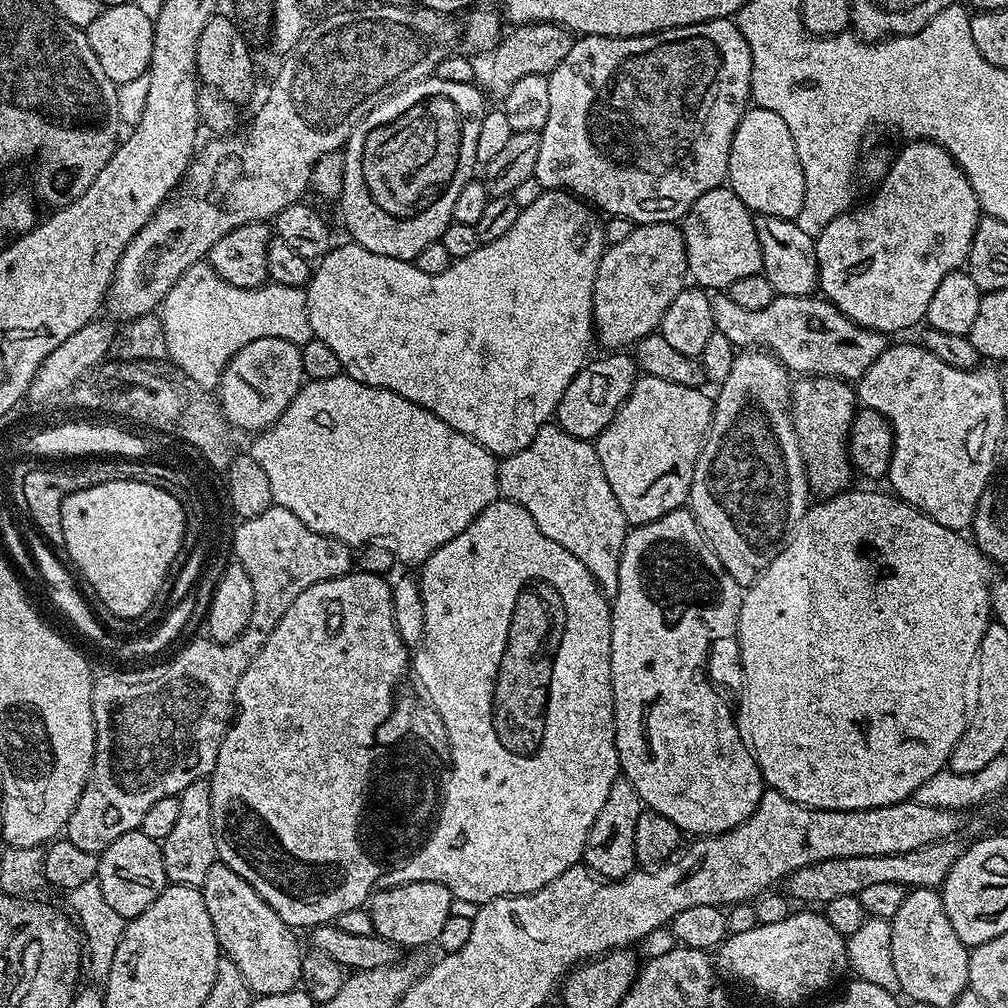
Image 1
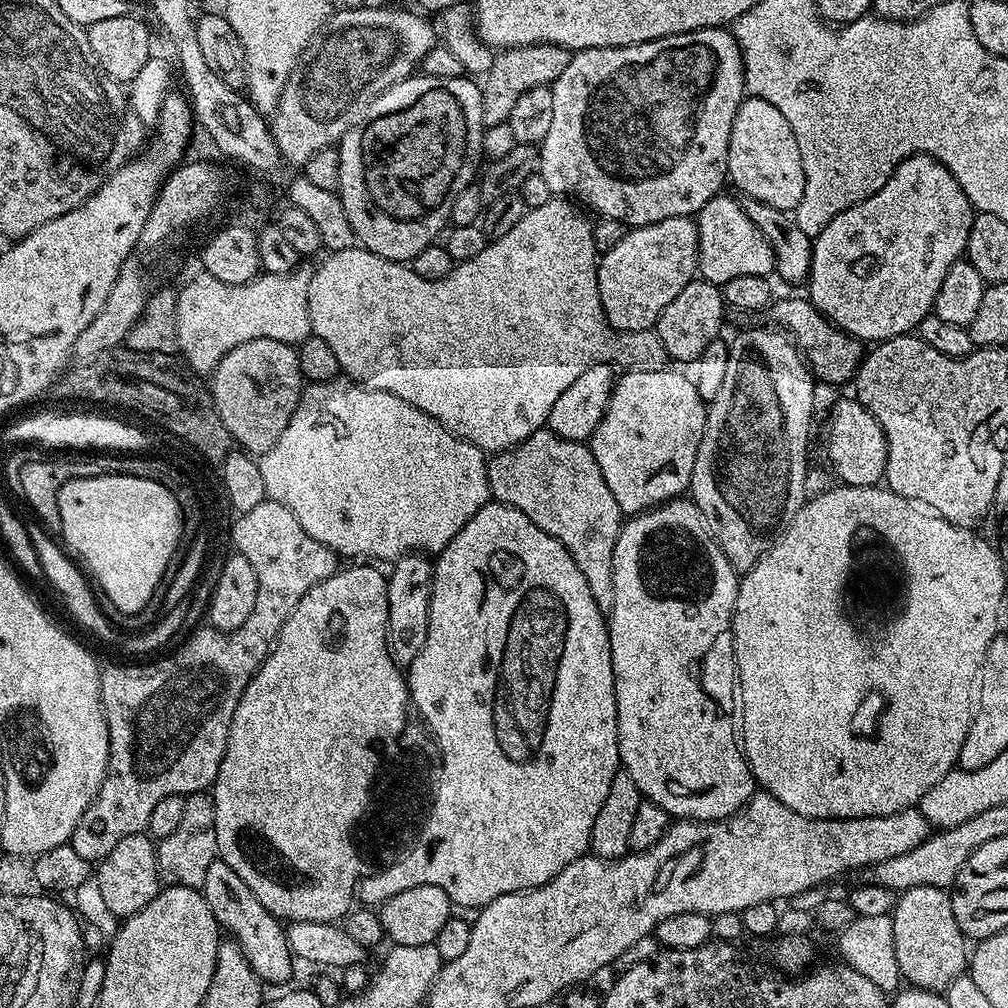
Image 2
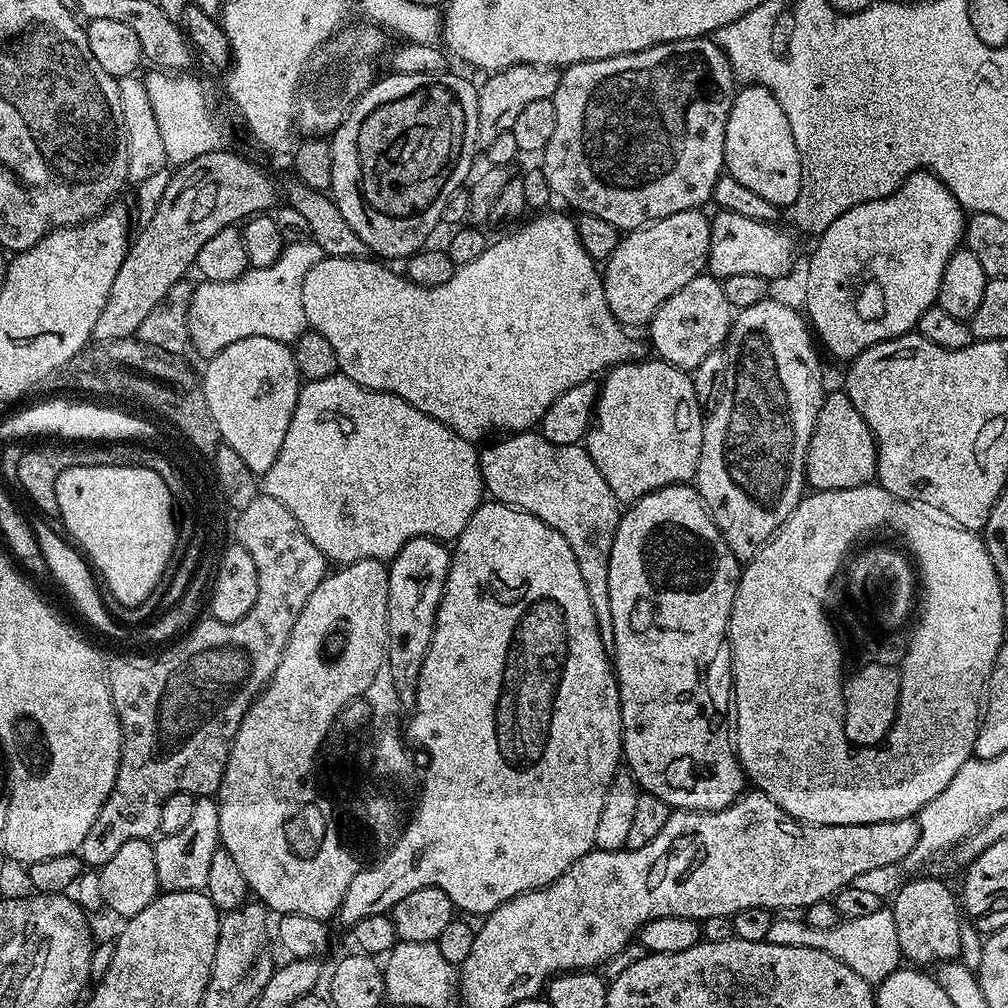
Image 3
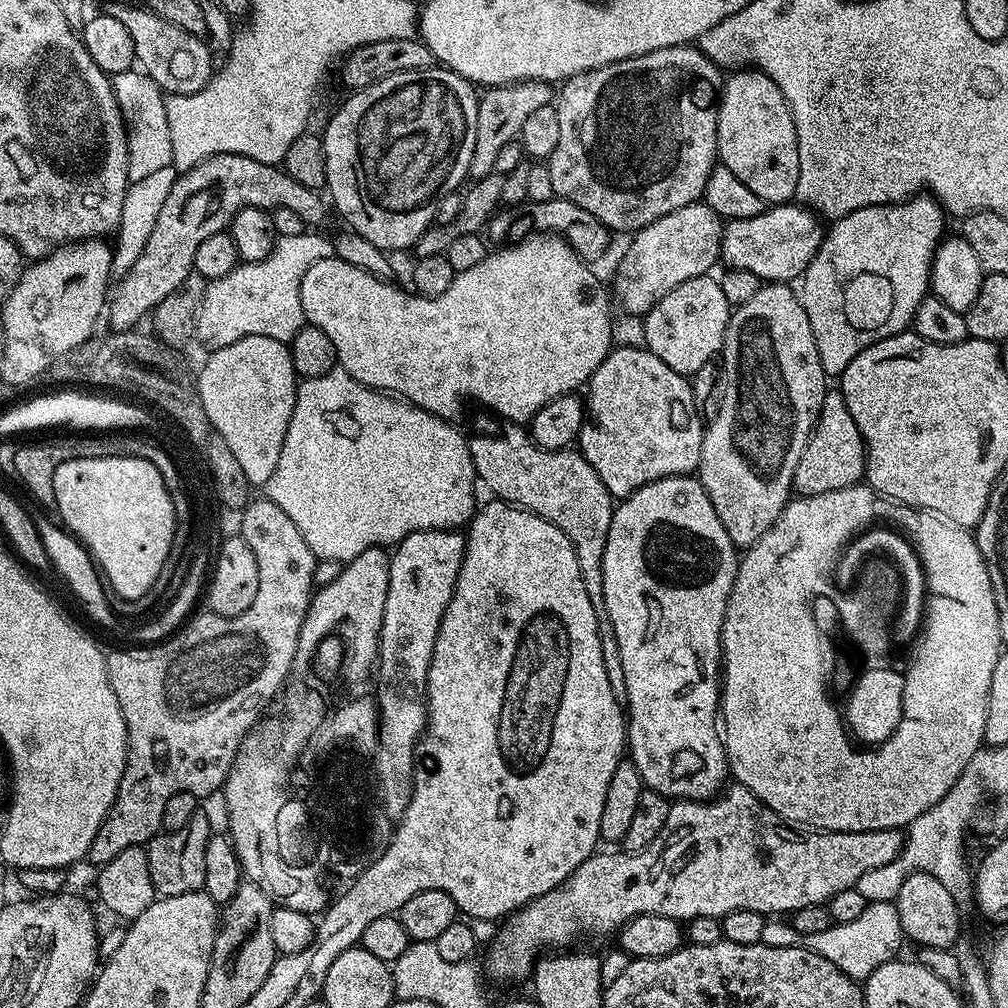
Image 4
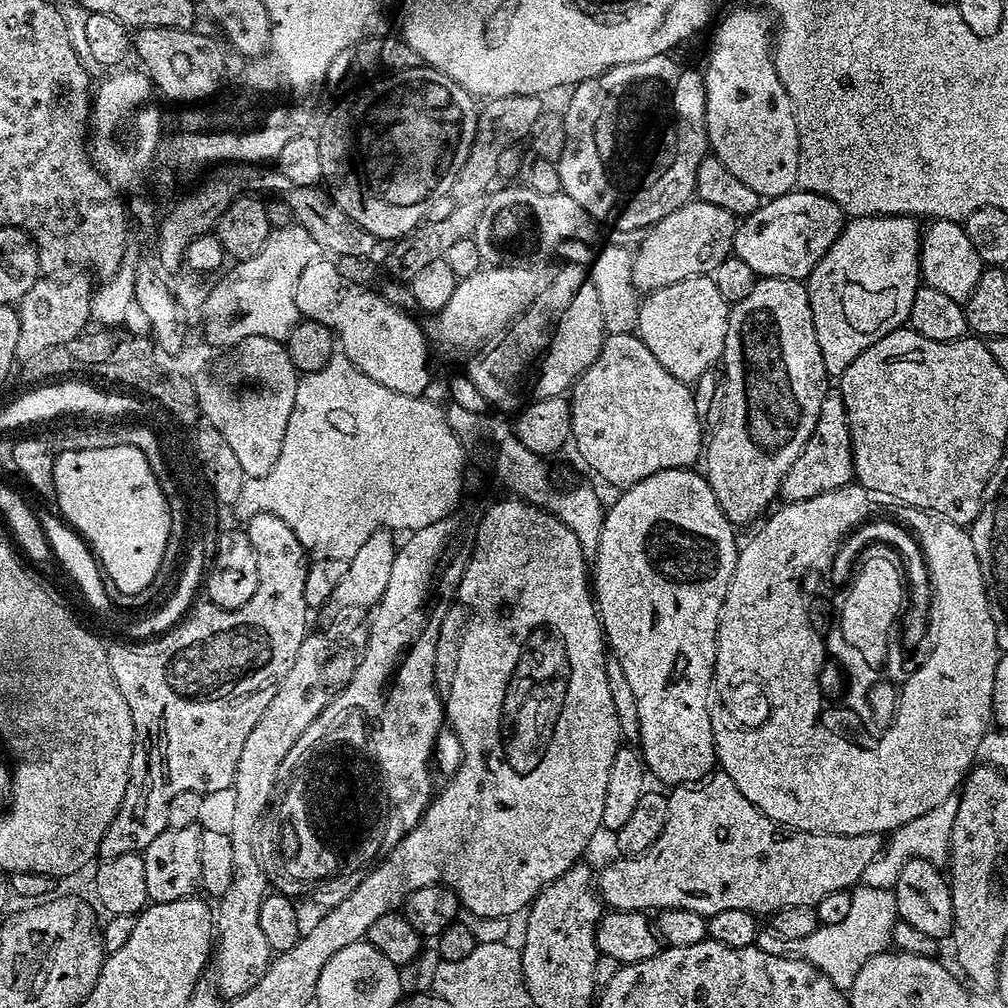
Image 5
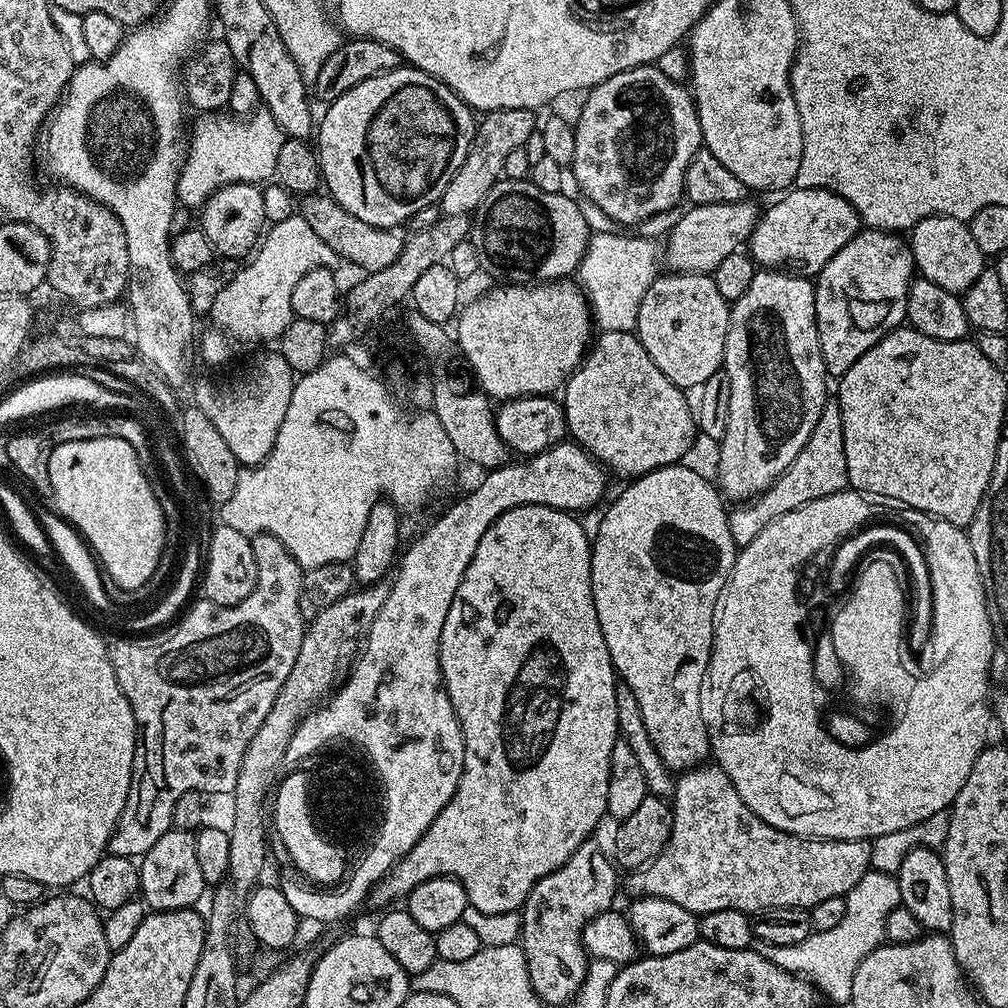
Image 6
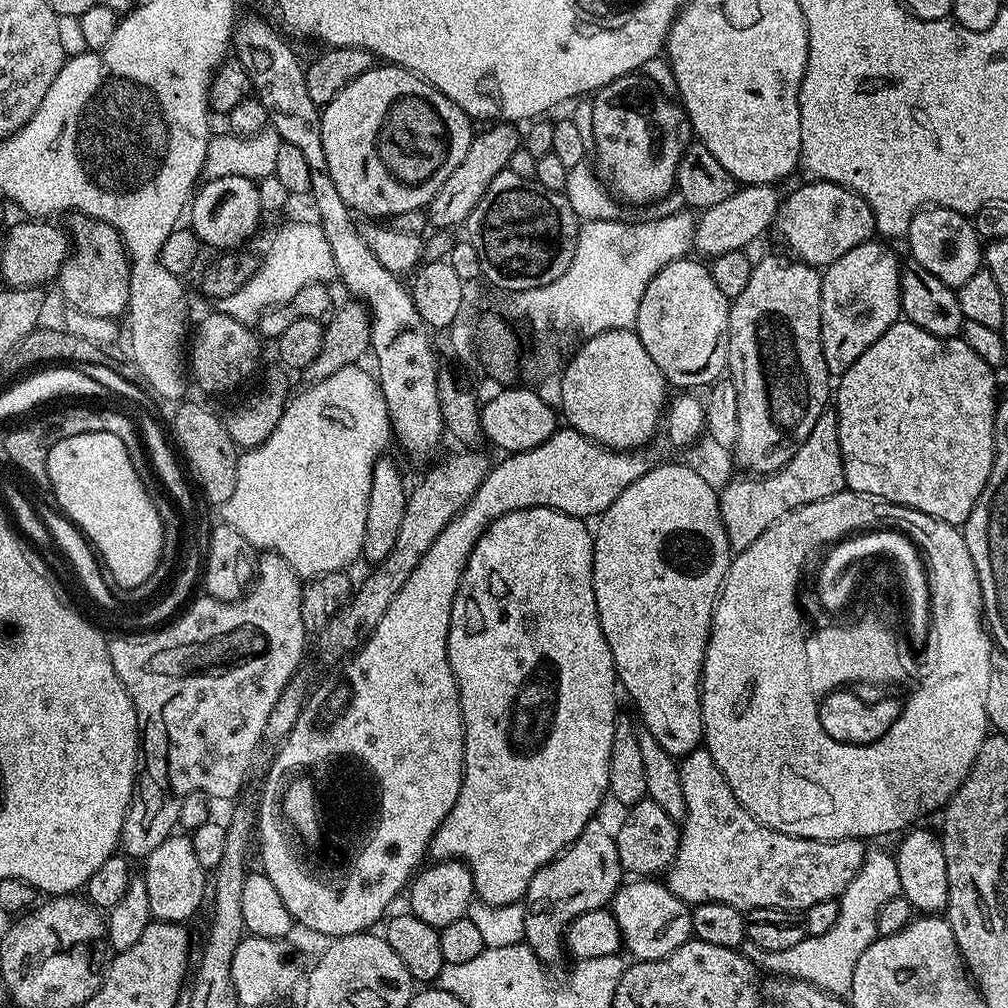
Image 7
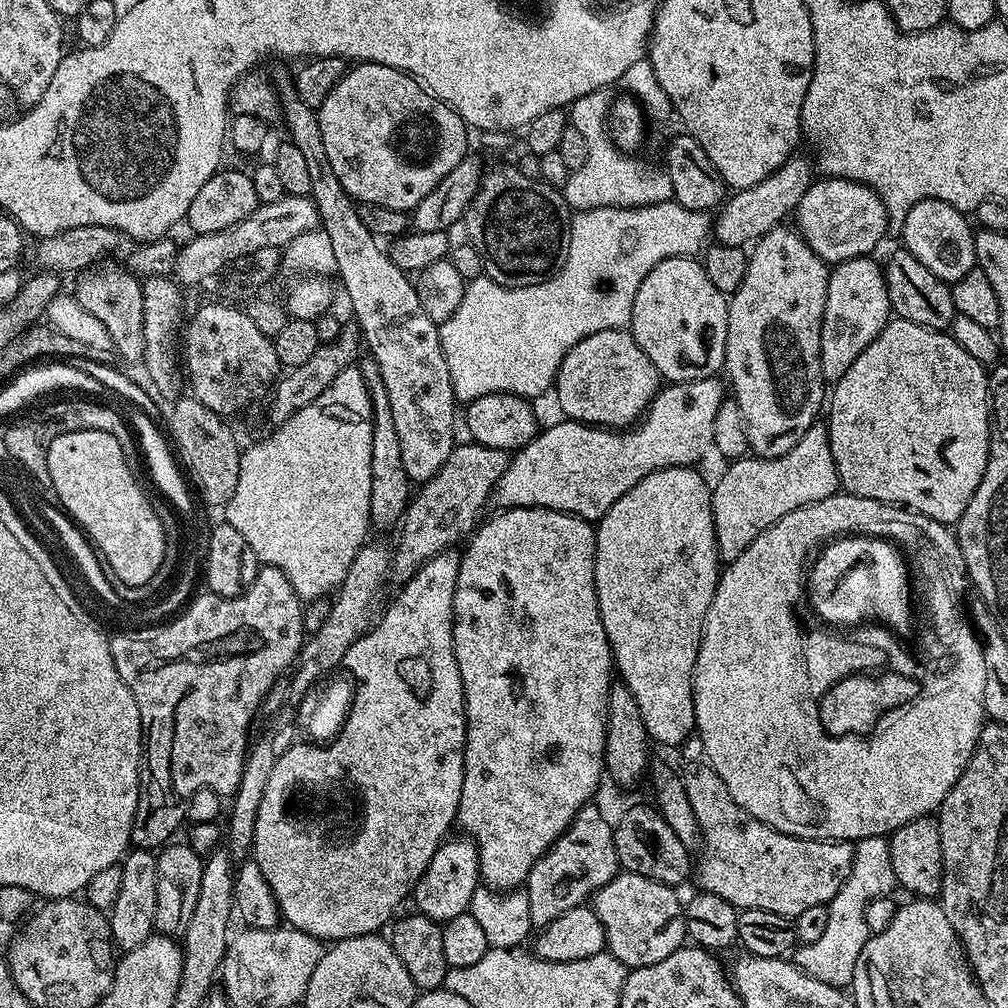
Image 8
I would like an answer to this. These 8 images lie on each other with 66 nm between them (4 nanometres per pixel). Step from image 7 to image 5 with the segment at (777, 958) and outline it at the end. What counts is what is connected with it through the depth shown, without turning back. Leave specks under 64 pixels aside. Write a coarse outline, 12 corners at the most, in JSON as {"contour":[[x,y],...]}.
{"contour":[[860,886],[850,914],[810,938],[756,935],[766,954],[795,955],[839,988],[889,951],[893,889]]}

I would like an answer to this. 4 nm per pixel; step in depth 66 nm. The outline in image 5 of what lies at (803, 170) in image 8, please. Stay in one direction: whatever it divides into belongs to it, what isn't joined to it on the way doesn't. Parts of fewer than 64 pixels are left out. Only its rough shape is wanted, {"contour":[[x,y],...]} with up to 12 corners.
{"contour":[[695,198],[643,233],[632,281],[647,294],[709,275],[737,217]]}

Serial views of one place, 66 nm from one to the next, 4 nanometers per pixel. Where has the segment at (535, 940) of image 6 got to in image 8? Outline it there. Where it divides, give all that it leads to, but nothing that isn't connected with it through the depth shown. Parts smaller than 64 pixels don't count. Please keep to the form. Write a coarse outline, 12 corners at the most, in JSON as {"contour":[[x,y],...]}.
{"contour":[[585,804],[526,881],[537,929],[621,871],[613,825]]}

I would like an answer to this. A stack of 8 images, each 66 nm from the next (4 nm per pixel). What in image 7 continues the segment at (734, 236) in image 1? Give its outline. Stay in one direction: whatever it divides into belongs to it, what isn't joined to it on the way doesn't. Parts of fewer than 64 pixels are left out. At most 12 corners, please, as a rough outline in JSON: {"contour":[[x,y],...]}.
{"contour":[[814,180],[780,205],[774,232],[823,270],[873,239],[858,194]]}

